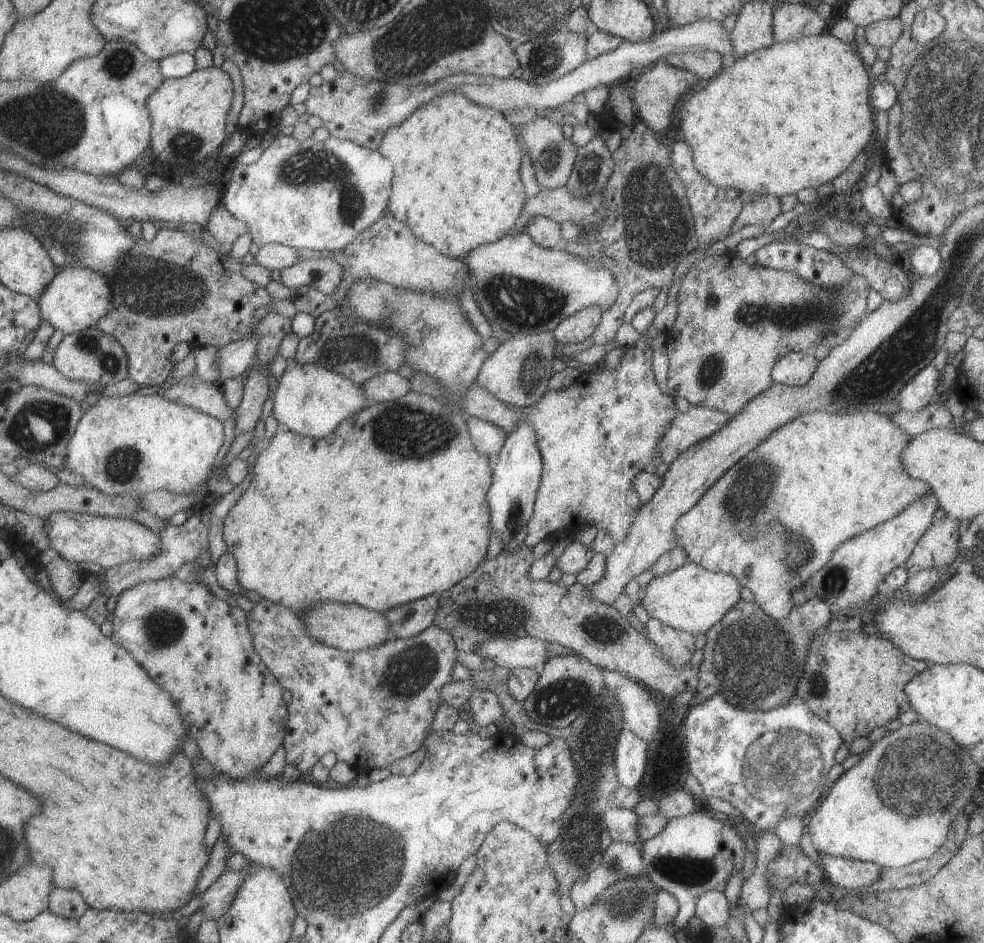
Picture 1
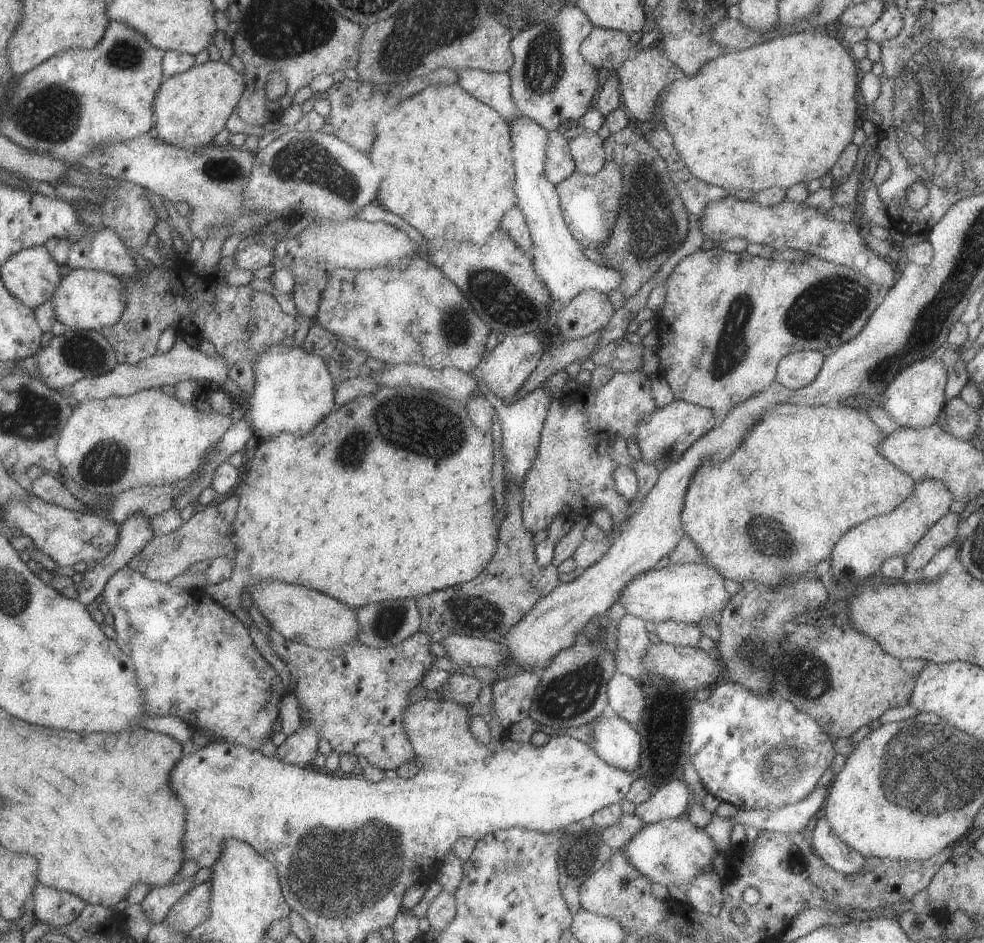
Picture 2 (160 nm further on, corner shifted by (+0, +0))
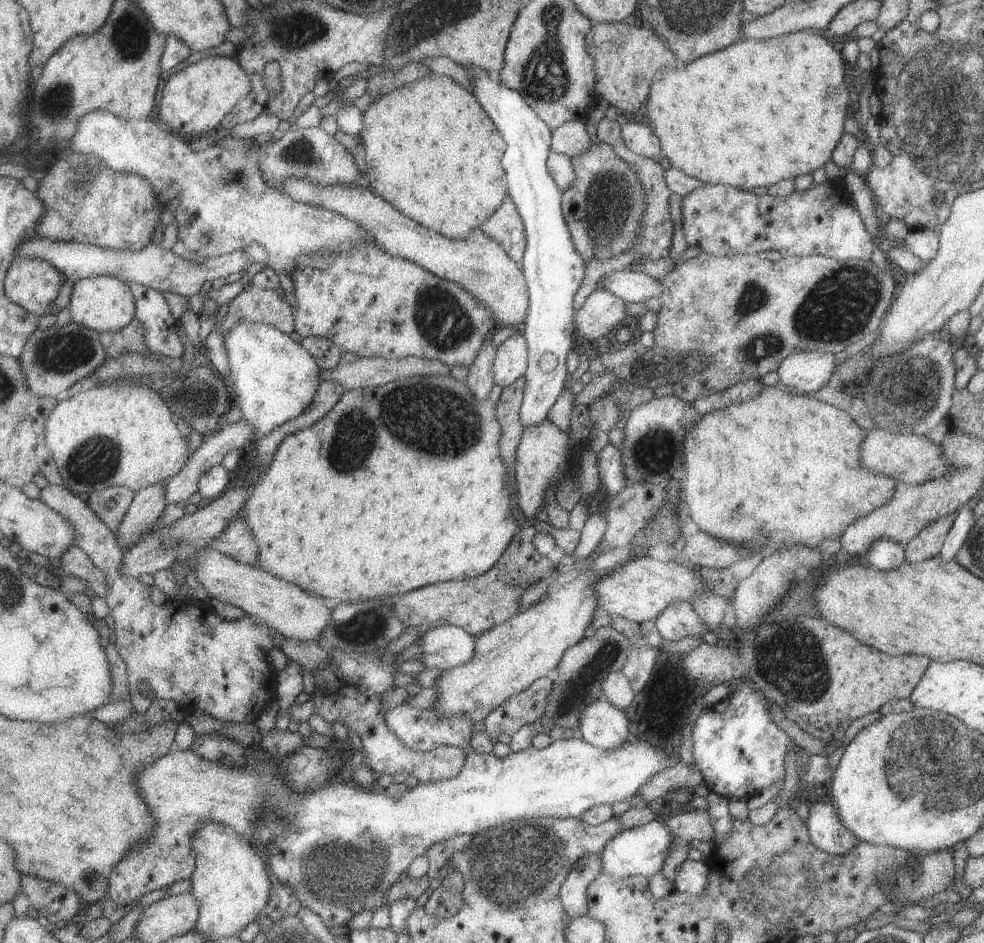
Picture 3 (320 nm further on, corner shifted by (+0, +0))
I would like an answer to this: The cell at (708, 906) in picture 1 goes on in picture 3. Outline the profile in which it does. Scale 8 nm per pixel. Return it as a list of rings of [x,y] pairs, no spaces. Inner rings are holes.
[[[678,858],[678,867],[675,872],[672,883],[677,891],[699,894],[706,885],[709,869],[703,859],[692,861],[687,858]]]

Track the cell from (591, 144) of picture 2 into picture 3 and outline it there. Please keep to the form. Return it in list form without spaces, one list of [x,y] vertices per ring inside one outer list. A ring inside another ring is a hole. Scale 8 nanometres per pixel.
[[[565,121],[551,132],[550,150],[567,155],[569,158],[580,155],[588,147],[590,136],[581,121]]]

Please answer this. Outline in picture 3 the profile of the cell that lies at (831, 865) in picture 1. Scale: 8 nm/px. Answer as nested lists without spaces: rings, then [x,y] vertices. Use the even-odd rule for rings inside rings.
[[[812,800],[804,826],[807,827],[810,841],[827,854],[845,854],[857,842],[843,826],[831,803]]]

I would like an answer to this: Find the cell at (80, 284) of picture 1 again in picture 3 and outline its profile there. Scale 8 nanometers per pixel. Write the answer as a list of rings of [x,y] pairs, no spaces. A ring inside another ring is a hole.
[[[107,275],[76,280],[72,286],[68,309],[71,322],[96,330],[98,333],[113,332],[127,326],[134,318],[135,312],[130,288],[125,282]]]

